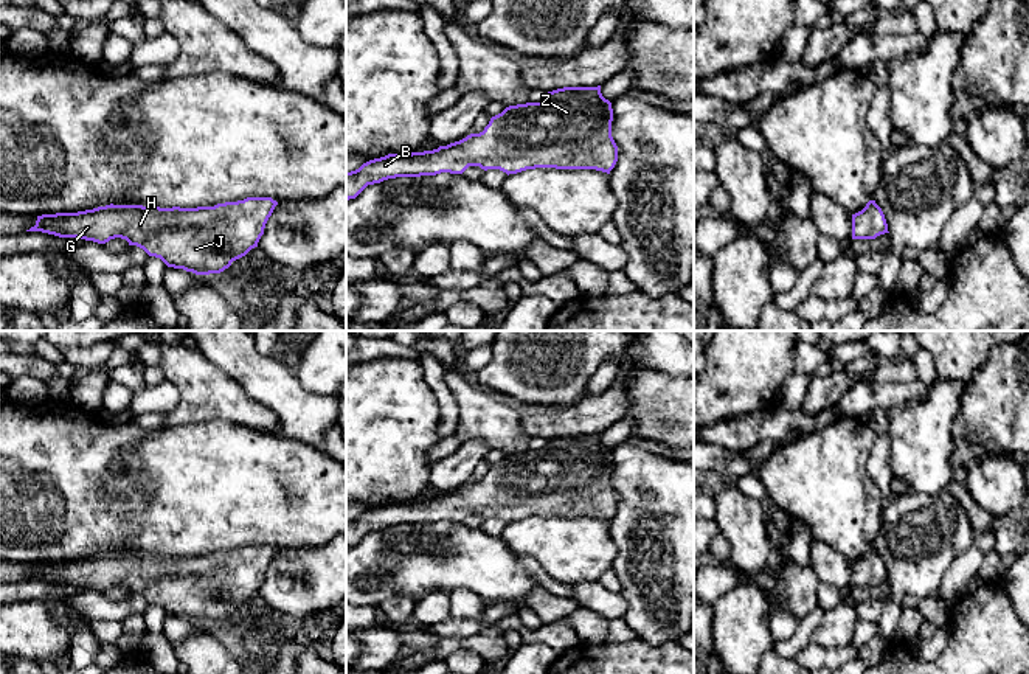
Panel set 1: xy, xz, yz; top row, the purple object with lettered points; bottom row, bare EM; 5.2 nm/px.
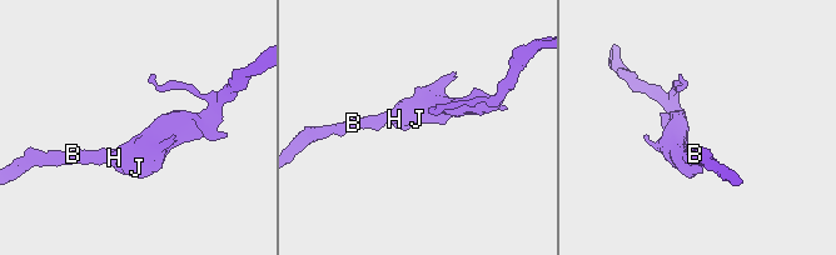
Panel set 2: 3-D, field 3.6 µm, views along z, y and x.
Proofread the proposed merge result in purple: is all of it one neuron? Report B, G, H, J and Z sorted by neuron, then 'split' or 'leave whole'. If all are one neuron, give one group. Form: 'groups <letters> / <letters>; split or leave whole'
groups B G H J Z; leave whole

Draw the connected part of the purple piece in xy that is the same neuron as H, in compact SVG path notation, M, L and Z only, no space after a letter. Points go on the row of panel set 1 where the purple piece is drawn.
M247 197L197 208L106 205L78 213L37 216L26 231L106 244L121 238L196 275L220 273L258 247L276 200Z

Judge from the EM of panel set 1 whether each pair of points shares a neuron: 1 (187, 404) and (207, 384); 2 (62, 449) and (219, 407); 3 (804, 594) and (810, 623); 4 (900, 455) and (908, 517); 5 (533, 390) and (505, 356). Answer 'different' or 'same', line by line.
1: same
2: different
3: different
4: different
5: same

